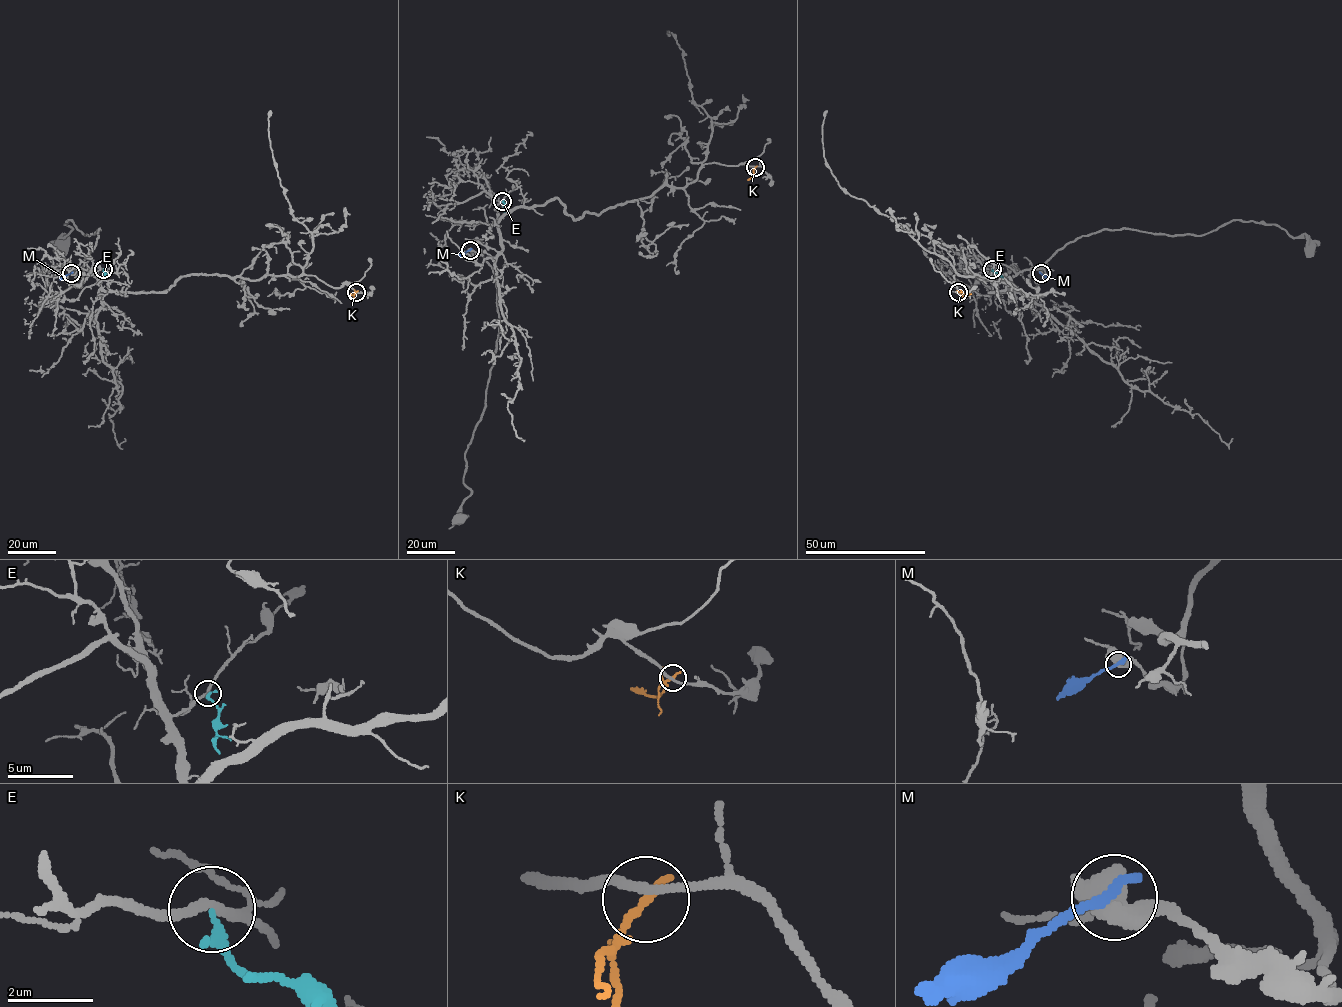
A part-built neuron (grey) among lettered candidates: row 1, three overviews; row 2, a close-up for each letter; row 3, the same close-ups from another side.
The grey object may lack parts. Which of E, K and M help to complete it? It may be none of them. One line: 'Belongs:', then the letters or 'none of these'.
Belongs: none of these

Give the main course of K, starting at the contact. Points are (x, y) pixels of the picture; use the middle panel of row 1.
K: (755, 167), (748, 180)

